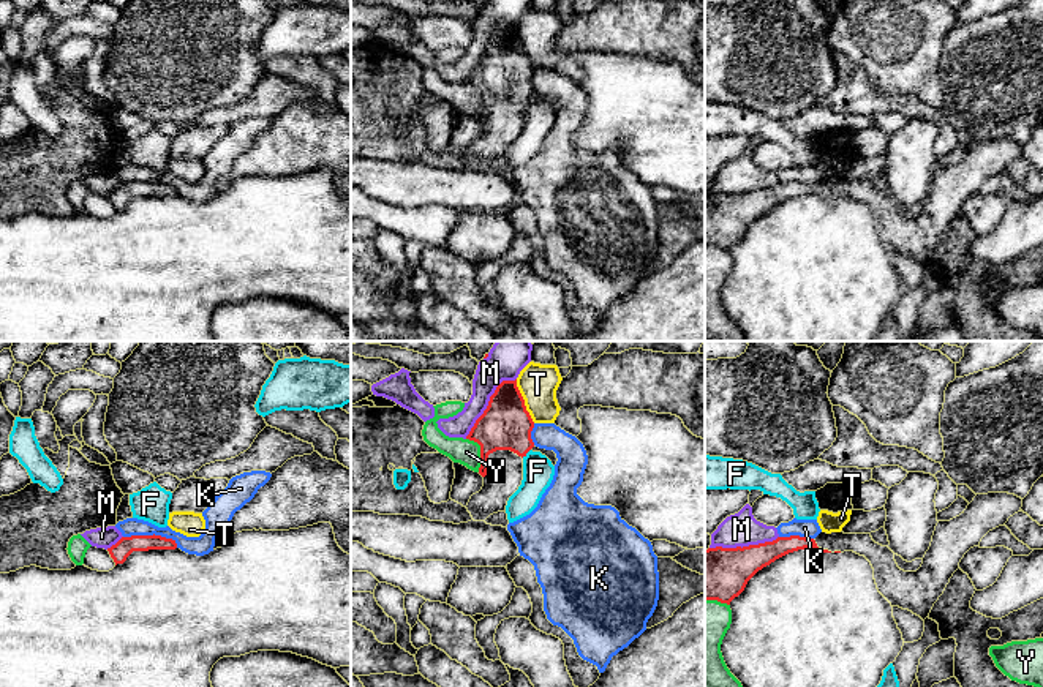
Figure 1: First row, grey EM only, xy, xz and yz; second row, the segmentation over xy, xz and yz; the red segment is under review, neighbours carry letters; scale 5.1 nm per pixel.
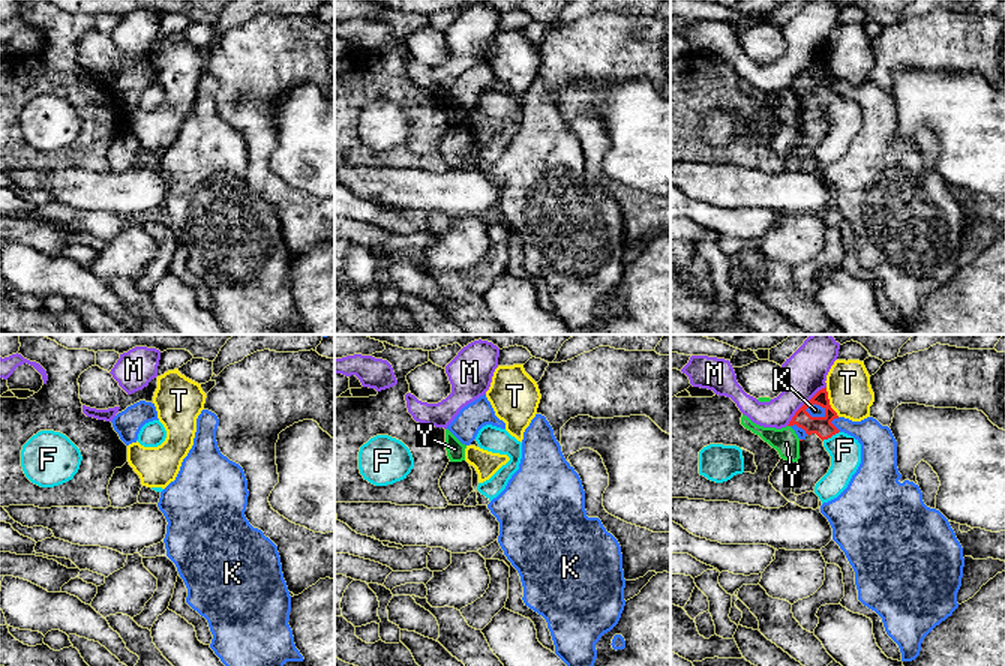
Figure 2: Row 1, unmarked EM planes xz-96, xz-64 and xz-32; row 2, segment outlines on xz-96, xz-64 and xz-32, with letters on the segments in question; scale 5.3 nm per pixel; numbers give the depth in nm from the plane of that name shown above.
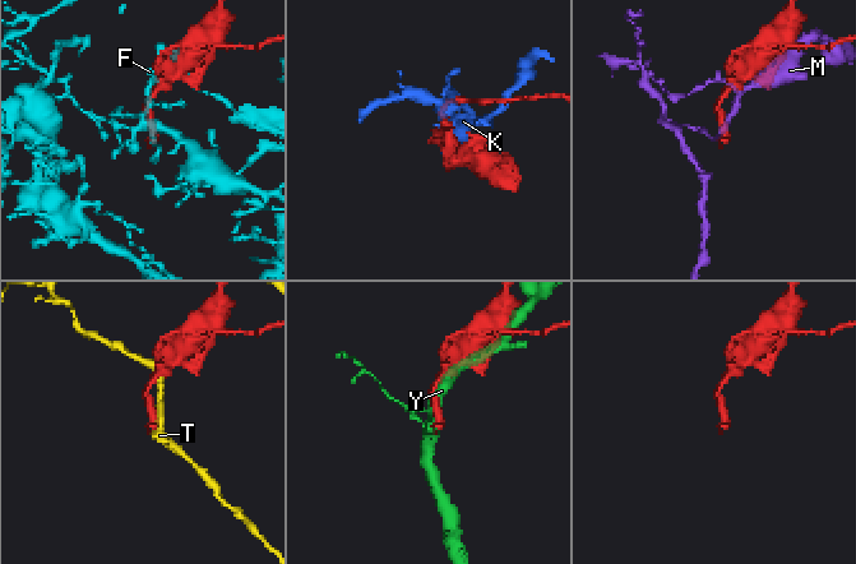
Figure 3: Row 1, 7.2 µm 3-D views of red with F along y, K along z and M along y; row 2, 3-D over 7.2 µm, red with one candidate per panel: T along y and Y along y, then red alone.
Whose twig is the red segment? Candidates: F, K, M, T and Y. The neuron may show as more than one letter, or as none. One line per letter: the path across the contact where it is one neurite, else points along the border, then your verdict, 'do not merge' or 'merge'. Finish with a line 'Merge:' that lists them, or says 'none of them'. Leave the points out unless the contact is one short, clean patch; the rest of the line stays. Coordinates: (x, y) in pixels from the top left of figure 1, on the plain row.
F: do not merge
K: do not merge
M: do not merge
T: do not merge
Y: do not merge
Merge: none of them

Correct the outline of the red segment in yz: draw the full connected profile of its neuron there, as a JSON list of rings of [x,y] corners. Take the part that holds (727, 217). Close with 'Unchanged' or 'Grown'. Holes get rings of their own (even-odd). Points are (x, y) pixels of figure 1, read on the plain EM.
[[[977,141],[959,163],[937,169],[931,193],[917,218],[901,216],[894,199],[875,190],[871,180],[820,178],[815,185],[790,182],[743,194],[708,194],[705,246],[730,251],[759,216],[789,199],[812,193],[822,199],[853,197],[864,202],[874,215],[879,238],[891,253],[909,256],[924,267],[964,201],[978,193],[989,177],[1021,158],[1021,153],[1022,145],[1015,141]]]. Grown

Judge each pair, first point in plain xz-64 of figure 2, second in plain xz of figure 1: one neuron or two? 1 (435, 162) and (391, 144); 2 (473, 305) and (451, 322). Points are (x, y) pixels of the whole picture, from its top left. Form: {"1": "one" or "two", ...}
{"1": "one", "2": "two"}

